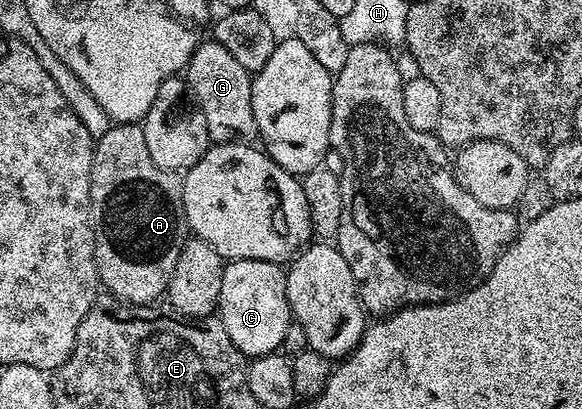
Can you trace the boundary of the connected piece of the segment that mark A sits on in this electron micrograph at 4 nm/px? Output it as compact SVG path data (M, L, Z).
M133 122L111 125L94 144L94 159L90 173L90 221L94 227L94 259L98 280L122 302L142 306L154 302L170 289L176 260L188 237L182 178L173 170L160 168L148 153L142 126Z

